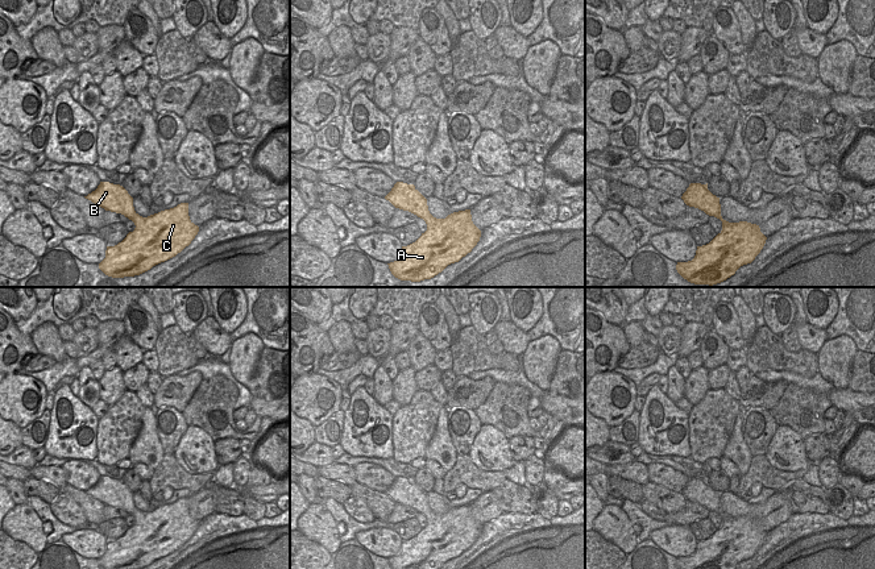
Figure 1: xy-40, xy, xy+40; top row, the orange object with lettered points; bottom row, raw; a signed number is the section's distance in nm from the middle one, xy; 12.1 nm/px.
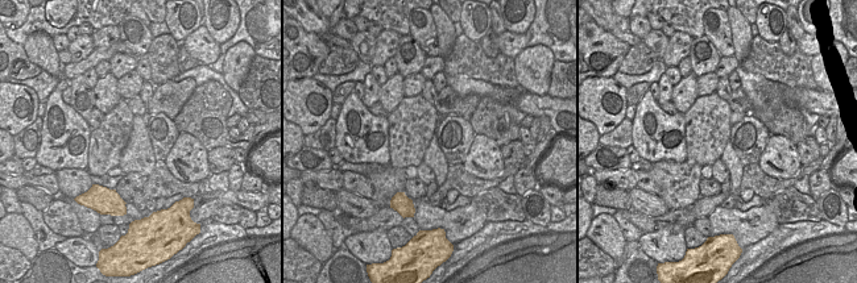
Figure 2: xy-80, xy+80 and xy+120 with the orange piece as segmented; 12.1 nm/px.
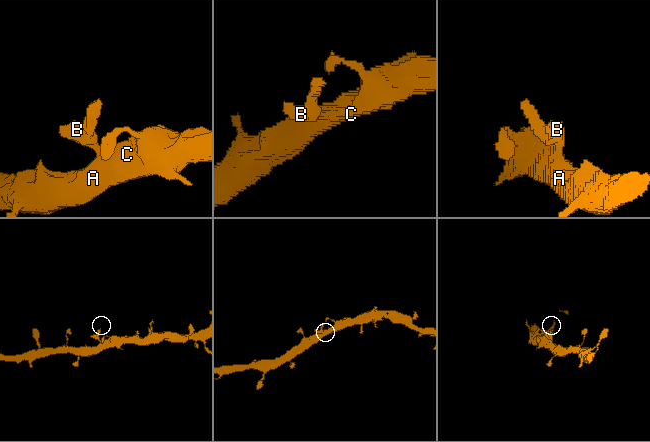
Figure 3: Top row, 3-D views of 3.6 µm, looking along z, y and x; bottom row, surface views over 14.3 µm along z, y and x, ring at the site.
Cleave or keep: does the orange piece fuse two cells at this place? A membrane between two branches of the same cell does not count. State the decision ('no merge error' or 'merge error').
no merge error

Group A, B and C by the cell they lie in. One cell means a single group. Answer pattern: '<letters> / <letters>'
A B C

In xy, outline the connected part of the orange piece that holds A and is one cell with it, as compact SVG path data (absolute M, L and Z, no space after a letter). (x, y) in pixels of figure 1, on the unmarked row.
M397 477L385 494L427 519L427 526L415 537L402 541L401 552L387 558L391 569L439 569L480 536L481 526L473 519L470 504L436 514L428 506L427 494L414 479L403 477Z

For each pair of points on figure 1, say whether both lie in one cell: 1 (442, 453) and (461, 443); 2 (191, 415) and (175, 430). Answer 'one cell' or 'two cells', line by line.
1: two cells
2: two cells

